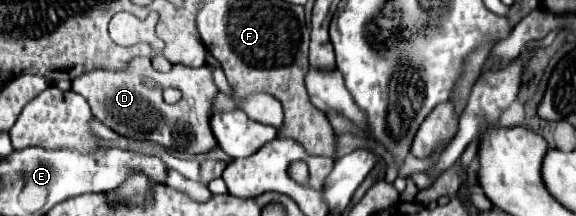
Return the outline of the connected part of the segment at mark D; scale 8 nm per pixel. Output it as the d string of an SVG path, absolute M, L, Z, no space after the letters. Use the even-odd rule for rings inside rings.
M135 57L125 71L107 71L107 69L93 69L91 73L83 73L79 79L71 81L71 89L87 99L91 105L91 113L95 119L105 123L109 129L123 137L131 139L149 139L181 153L207 153L211 151L217 141L209 129L211 117L211 101L217 93L213 83L211 69L203 67L185 67L173 65L171 71L159 73L153 71L151 61L147 57ZM143 77L151 77L159 87L151 89L143 83ZM165 87L175 87L183 93L181 101L169 105L163 101Z

